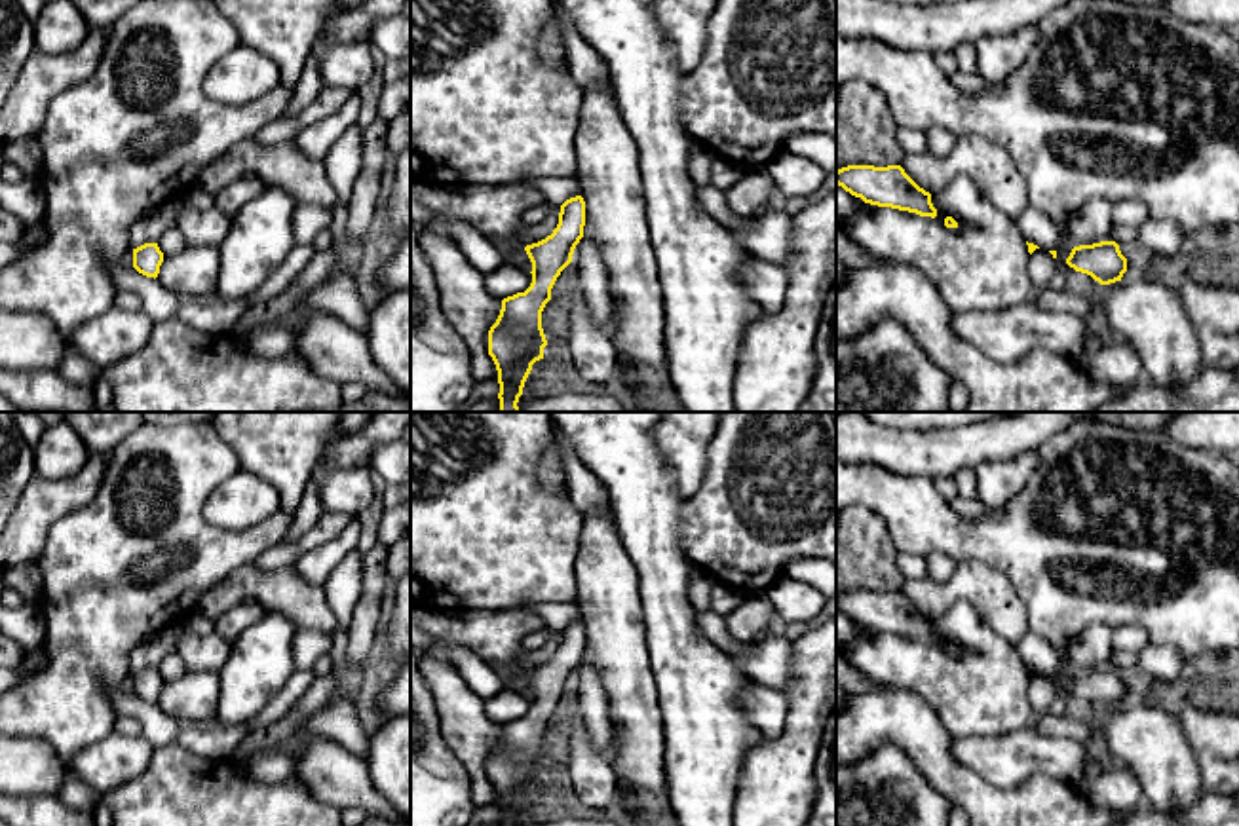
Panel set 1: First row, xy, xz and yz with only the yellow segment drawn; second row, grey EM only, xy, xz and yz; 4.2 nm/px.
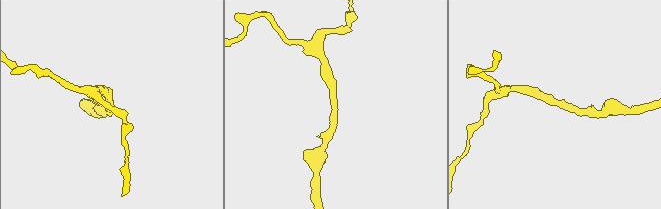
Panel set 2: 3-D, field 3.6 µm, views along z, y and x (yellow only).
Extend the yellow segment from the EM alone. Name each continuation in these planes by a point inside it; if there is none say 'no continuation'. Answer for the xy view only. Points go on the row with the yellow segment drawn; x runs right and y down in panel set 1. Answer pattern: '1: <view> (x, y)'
no continuation

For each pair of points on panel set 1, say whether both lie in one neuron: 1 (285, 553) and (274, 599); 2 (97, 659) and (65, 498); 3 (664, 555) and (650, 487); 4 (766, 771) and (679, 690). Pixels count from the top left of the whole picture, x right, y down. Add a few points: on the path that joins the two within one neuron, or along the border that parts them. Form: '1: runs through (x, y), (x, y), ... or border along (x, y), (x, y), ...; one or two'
1: border along (253, 563), (268, 570), (291, 568); two
2: border along (101, 481), (88, 504), (50, 528), (44, 549); two
3: runs through (650, 538), (650, 504); one
4: border along (762, 735), (743, 762), (736, 796); two

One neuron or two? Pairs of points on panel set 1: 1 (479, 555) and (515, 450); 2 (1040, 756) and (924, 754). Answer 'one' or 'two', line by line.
1: one
2: two

